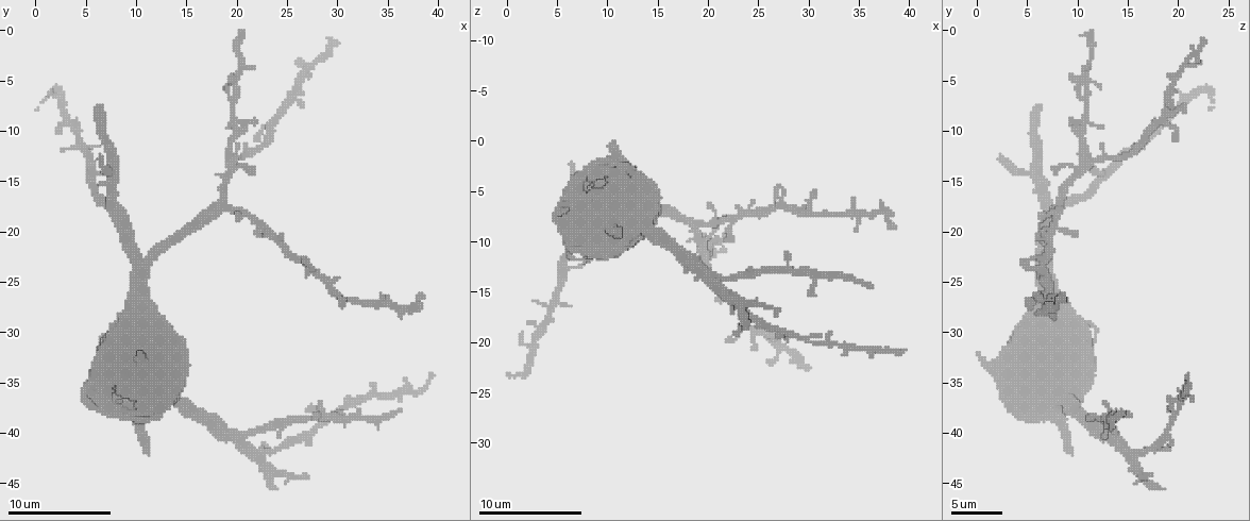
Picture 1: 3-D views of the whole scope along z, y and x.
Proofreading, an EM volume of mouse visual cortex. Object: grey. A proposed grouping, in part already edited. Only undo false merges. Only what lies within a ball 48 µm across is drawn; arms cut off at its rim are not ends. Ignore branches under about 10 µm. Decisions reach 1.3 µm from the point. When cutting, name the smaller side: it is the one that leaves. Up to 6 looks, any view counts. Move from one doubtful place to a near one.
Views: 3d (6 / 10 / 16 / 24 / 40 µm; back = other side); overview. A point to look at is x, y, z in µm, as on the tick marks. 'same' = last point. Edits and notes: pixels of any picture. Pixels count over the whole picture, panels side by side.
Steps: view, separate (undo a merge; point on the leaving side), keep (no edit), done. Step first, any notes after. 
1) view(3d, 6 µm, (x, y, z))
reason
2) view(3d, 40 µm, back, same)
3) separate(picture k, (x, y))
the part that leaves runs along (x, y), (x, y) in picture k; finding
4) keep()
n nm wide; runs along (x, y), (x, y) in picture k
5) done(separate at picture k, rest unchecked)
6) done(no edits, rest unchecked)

view(3d, 10 µm, (31.0, 37.0, 20.2))
sudden change in width

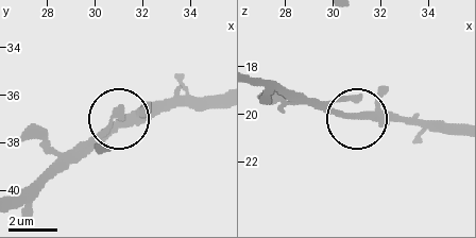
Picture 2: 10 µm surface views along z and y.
keep()
340 nm wide; runs along (20, 192), (75, 164), (118, 123), (196, 103) in picture 2; one cell here

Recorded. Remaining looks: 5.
view(3d, 6 µm, (19.6, 13.0, 11.4))

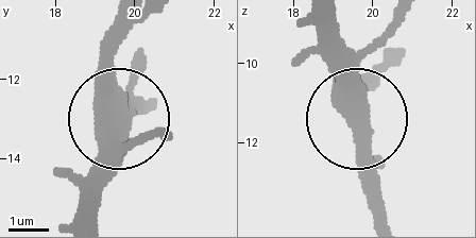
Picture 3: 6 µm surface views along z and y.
view(3d, 6 µm, back, (19.75, 12.90, 11.50))
other side

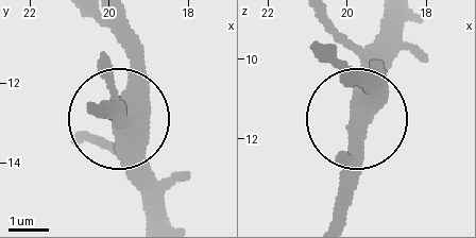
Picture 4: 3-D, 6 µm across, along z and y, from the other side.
keep()
470 nm wide; runs along (406, 18), (364, 113), (368, 72) in picture 4; one cell here

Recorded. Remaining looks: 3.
view(3d, 10 µm, (18.6, 17.0, 8.0))
a fork

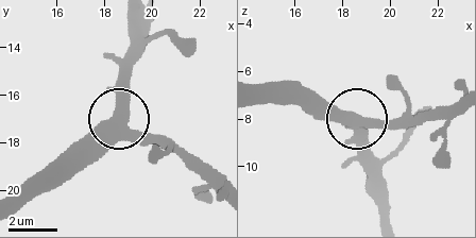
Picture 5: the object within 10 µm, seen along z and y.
view(3d, 10 µm, back, (18.8, 17.1, 8.2))
other side

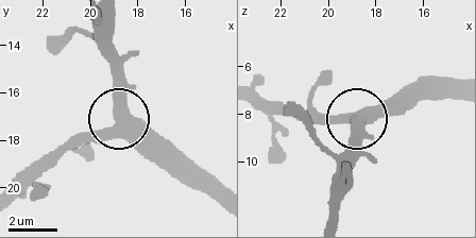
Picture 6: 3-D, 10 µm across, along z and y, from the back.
keep()
runs along (219, 203), (182, 181), (121, 122), (79, 134), (56, 154) in picture 6; one cell here

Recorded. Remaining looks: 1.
done(no edits, rest unchecked)

